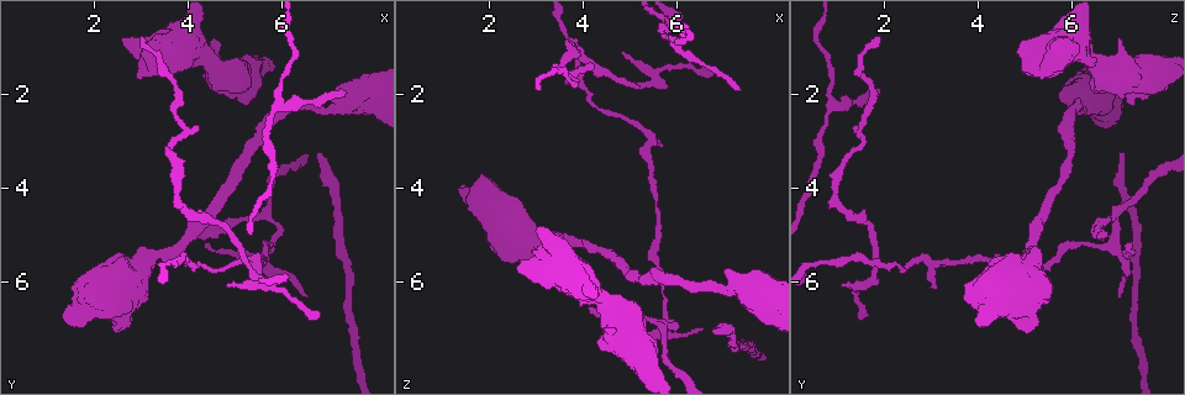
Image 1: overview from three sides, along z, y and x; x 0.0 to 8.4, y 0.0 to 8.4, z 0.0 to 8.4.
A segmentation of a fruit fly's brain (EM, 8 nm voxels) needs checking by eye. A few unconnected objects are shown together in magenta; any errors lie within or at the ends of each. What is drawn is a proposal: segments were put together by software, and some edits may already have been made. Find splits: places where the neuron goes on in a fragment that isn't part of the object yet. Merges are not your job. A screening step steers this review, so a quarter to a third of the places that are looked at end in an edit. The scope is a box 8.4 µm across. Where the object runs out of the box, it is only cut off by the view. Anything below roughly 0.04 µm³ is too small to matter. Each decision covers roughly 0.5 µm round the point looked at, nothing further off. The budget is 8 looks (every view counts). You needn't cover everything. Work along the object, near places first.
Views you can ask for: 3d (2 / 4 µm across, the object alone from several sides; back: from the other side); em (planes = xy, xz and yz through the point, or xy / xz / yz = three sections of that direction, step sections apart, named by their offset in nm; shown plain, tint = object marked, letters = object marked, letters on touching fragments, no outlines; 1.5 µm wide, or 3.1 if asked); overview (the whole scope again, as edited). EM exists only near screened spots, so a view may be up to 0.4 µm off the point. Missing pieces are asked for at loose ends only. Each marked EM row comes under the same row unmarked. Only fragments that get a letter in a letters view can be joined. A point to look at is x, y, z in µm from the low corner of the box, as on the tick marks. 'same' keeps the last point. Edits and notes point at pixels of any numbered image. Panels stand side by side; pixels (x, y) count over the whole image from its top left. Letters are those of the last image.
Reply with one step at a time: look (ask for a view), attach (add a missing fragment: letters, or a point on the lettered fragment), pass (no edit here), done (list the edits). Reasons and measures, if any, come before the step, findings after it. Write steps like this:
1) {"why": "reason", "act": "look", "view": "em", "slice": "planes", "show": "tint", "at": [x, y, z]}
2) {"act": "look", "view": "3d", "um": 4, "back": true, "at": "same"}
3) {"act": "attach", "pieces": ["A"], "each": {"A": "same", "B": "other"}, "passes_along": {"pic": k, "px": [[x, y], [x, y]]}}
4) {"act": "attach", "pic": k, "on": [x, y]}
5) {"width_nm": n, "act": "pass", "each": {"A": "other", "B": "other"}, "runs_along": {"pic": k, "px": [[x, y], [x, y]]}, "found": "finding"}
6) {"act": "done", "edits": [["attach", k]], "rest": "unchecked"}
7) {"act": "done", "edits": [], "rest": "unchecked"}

{"why": "thick end", "act": "look", "view": "em", "slice": "planes", "show": "letters", "at": [1.50, 6.85, 4.00]}

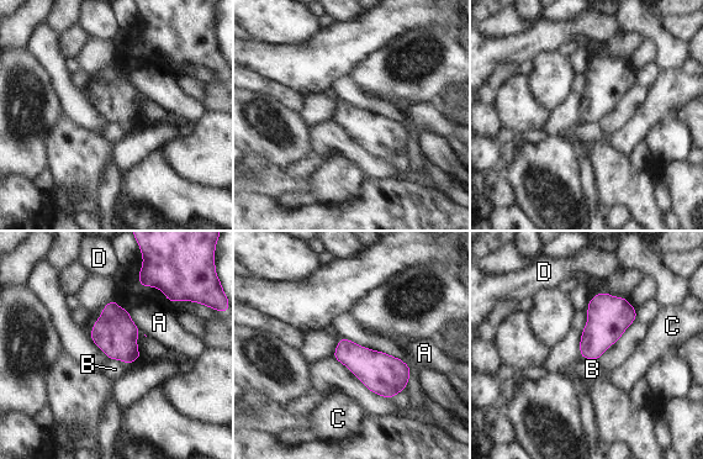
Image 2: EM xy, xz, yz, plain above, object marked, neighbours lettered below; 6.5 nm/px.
{"act": "pass", "each": {"A": "other", "B": "other", "C": "other", "D": "other"}, "border": {"pic": 2, "px": [[109, 358], [116, 358], [128, 364]]}, "found": "none of them fits"}

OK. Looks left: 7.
{"why": "an open end", "act": "look", "view": "em", "slice": "xy", "step": 8, "show": "letters", "at": [6.80, 3.25, 7.05]}

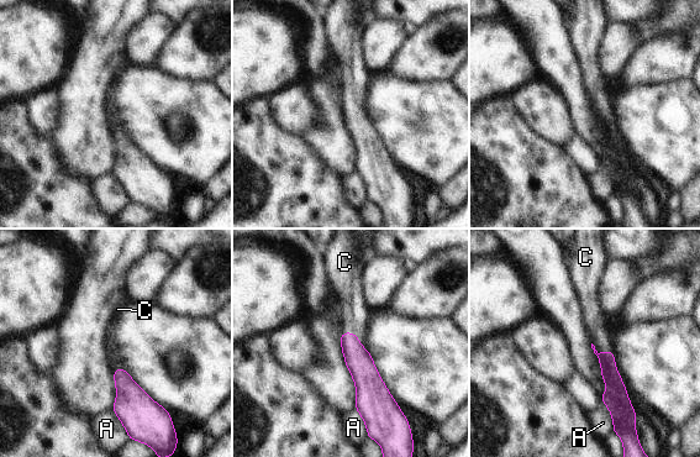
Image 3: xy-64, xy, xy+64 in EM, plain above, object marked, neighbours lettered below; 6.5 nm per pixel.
{"why": "another direction", "act": "look", "view": "em", "slice": "planes", "show": "letters", "at": "same"}

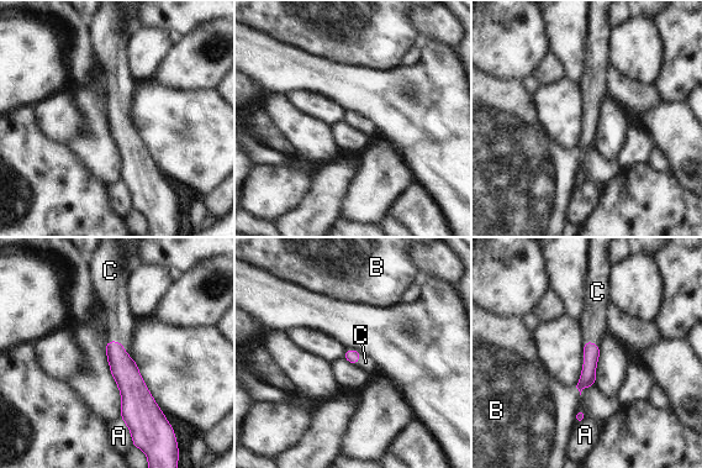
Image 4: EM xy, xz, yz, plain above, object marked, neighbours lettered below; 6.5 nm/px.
{"act": "attach", "pieces": ["C"], "each": {"A": "other", "B": "other", "C": "same"}, "found": "it goes on there"}

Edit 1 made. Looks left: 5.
{"act": "look", "view": "overview"}

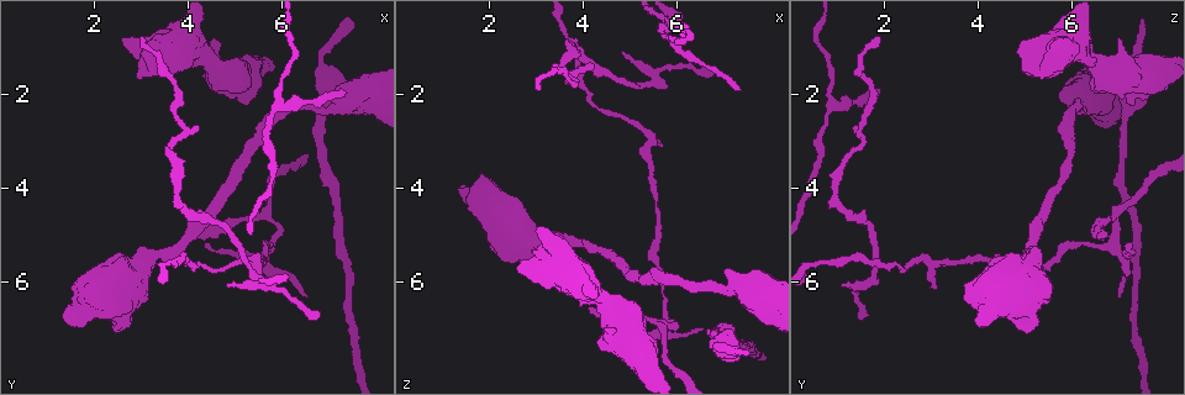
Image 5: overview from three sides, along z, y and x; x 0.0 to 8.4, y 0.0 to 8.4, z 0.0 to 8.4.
{"why": "thin end", "act": "look", "view": "3d", "um": 4, "at": [5.65, 6.10, 3.10]}

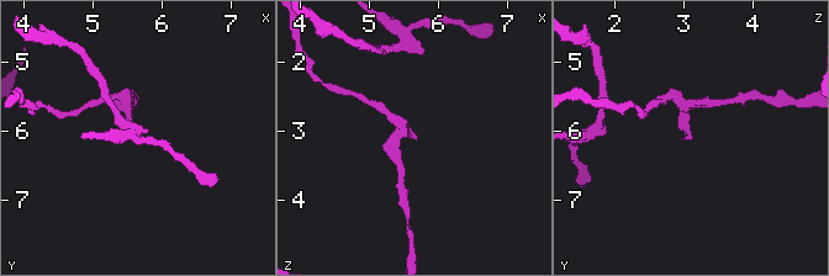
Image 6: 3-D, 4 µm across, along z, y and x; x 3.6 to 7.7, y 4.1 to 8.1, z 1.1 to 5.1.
{"why": "now the EM", "act": "look", "view": "em", "slice": "planes", "show": "letters", "at": [5.65, 6.10, 3.05]}

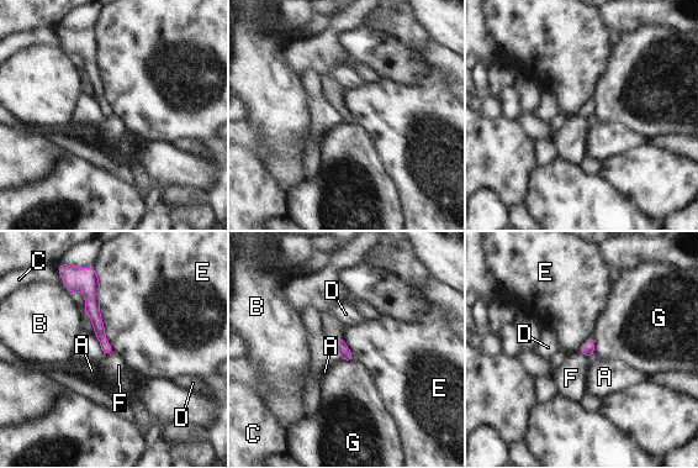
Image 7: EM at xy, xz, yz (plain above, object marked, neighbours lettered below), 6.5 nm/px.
{"width_nm": 70, "act": "pass", "each": {"A": "other", "B": "other", "C": "other", "D": "other", "E": "other", "F": "other", "G": "other"}, "border": {"pic": 7, "px": [[578, 351], [591, 357]]}, "found": "none of them fits"}

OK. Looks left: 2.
{"act": "done", "edits": [["attach", 4]], "rest": "unchecked"}

